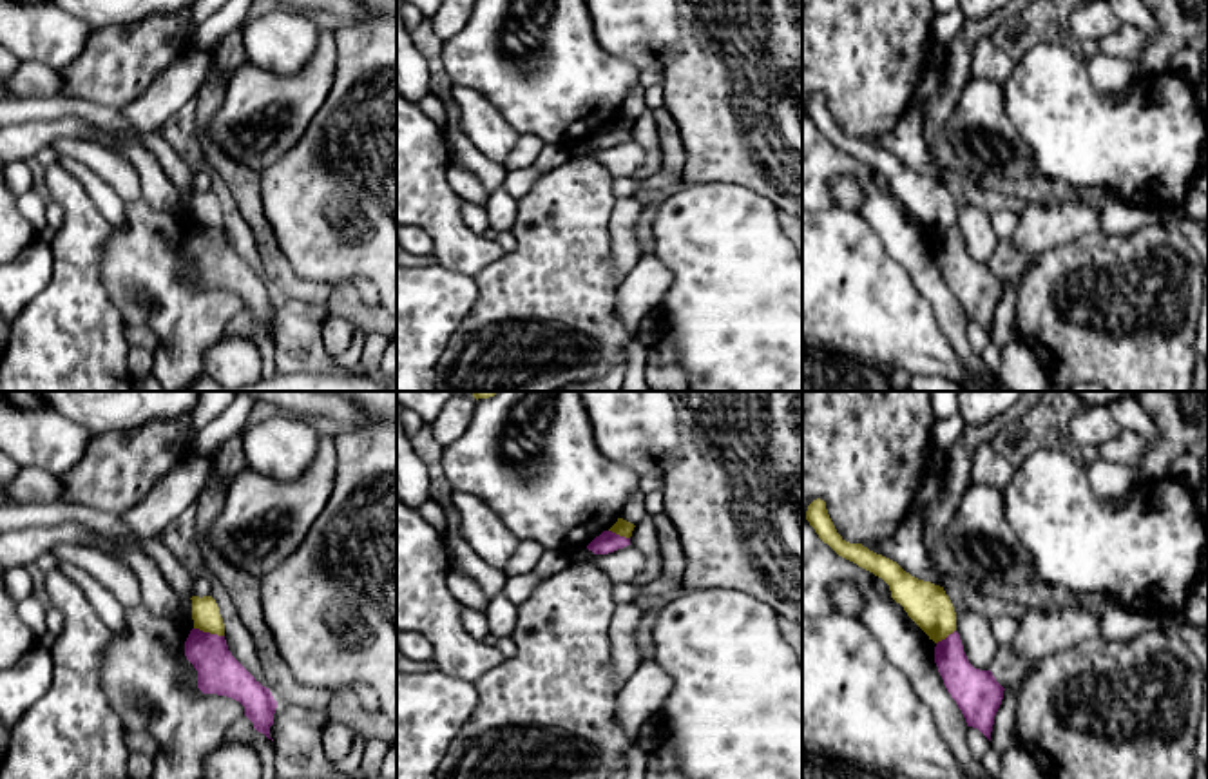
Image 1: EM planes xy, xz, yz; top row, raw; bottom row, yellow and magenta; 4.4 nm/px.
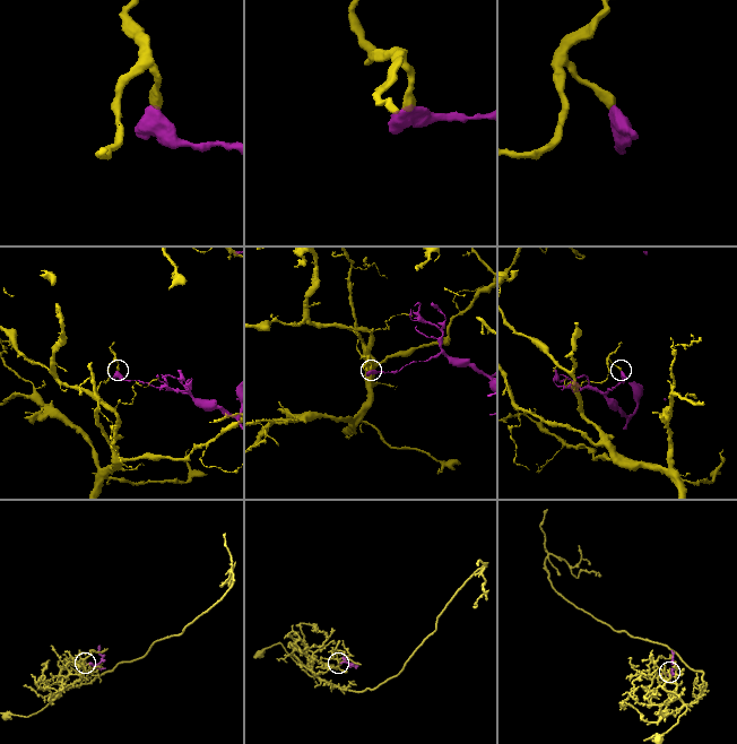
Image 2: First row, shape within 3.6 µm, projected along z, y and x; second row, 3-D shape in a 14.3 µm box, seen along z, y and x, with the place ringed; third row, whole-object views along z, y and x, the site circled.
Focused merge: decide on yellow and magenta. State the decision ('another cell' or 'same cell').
another cell

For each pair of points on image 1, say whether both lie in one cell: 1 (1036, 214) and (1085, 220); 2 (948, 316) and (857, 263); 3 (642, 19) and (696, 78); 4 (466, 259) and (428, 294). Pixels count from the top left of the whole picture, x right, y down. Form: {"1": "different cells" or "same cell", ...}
{"1": "same cell", "2": "different cells", "3": "different cells", "4": "different cells"}

